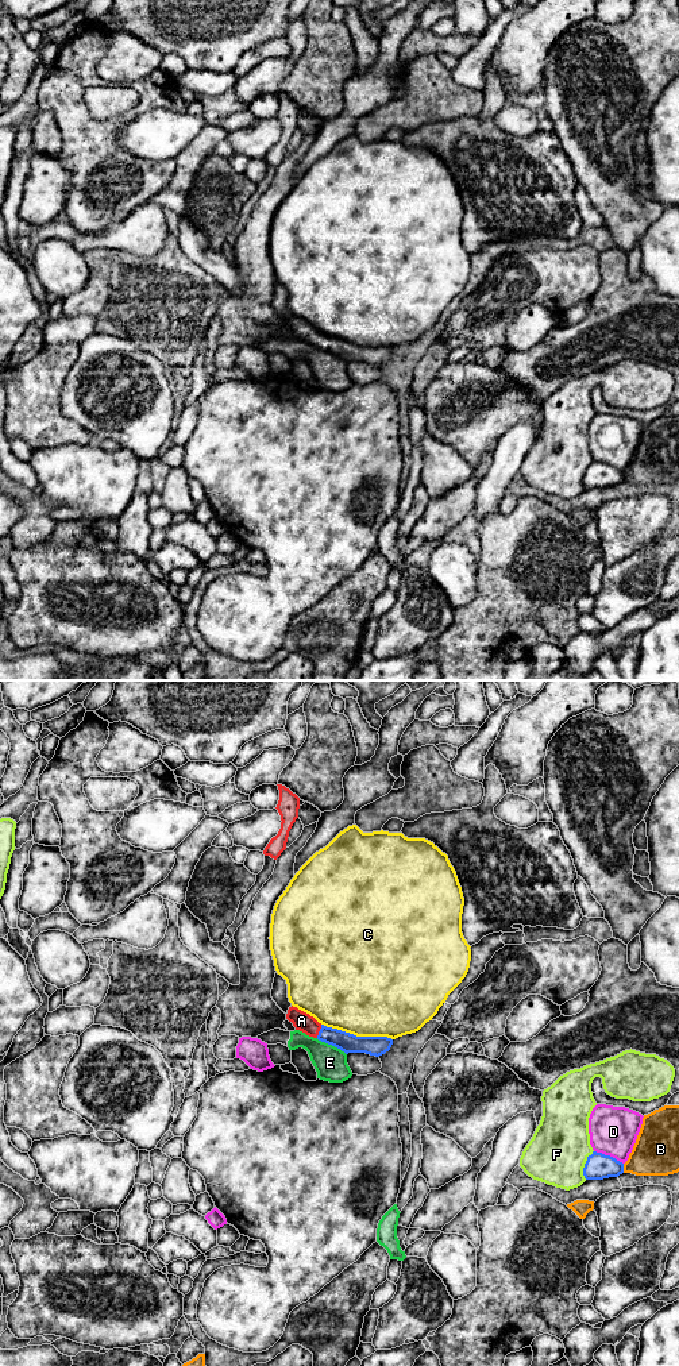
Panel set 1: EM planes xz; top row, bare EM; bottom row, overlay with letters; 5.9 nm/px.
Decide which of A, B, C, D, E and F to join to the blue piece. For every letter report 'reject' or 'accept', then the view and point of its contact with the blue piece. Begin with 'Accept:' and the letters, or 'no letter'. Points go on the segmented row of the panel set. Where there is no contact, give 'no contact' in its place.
Accept: A
A: accept; contact xz (319, 1031)
B: reject; contact xz (622, 1168)
C: reject; contact xz (355, 1035)
D: reject; contact xz (609, 1156)
E: reject; contact xz (331, 1044)
F: reject; contact xz (585, 1165)

